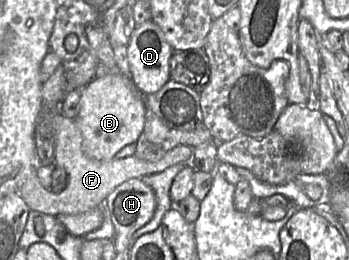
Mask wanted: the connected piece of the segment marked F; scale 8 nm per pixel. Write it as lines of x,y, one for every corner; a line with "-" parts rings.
57,112
52,117
53,135
55,141
55,165
64,168
68,173
66,187
54,193
42,186
37,177
37,164
28,168
23,178
19,193
31,210
43,214
58,216
62,214
75,215
87,212
104,205
106,197
120,184
131,178
159,173
165,169
189,161
193,149
186,145
178,145
168,151
160,160
148,162
135,155
122,159
96,160
87,156
82,149
82,135
74,119

